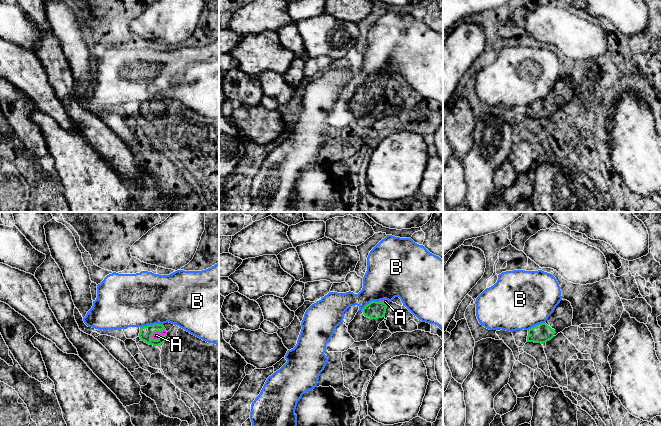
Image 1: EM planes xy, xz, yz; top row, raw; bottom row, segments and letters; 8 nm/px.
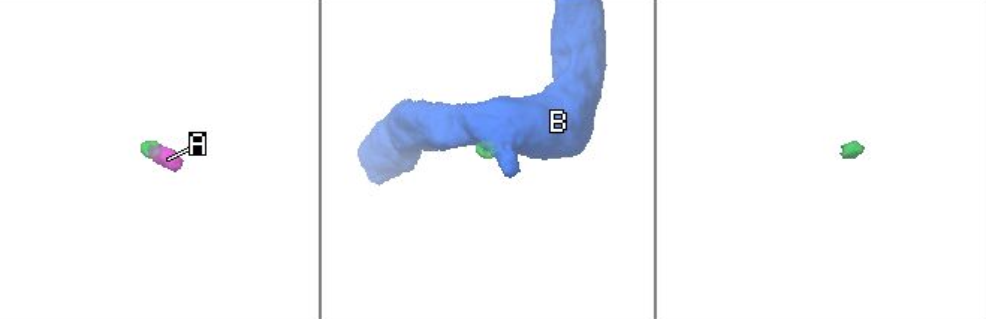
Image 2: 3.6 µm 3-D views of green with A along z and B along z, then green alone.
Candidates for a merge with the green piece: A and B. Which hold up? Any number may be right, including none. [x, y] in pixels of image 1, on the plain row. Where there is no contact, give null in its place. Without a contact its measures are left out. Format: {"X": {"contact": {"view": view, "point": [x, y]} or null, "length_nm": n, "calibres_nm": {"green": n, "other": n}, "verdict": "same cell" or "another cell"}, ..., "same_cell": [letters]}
{"A": {"contact": {"view": "xy", "point": [156, 107]}, "length_nm": 140, "calibres_nm": {"green": 100, "other": 60}, "verdict": "same cell"}, "B": {"contact": {"view": "xy", "point": [151, 101]}, "length_nm": 190, "calibres_nm": {"green": 100, "other": 440}, "verdict": "another cell"}, "same_cell": ["A"]}

